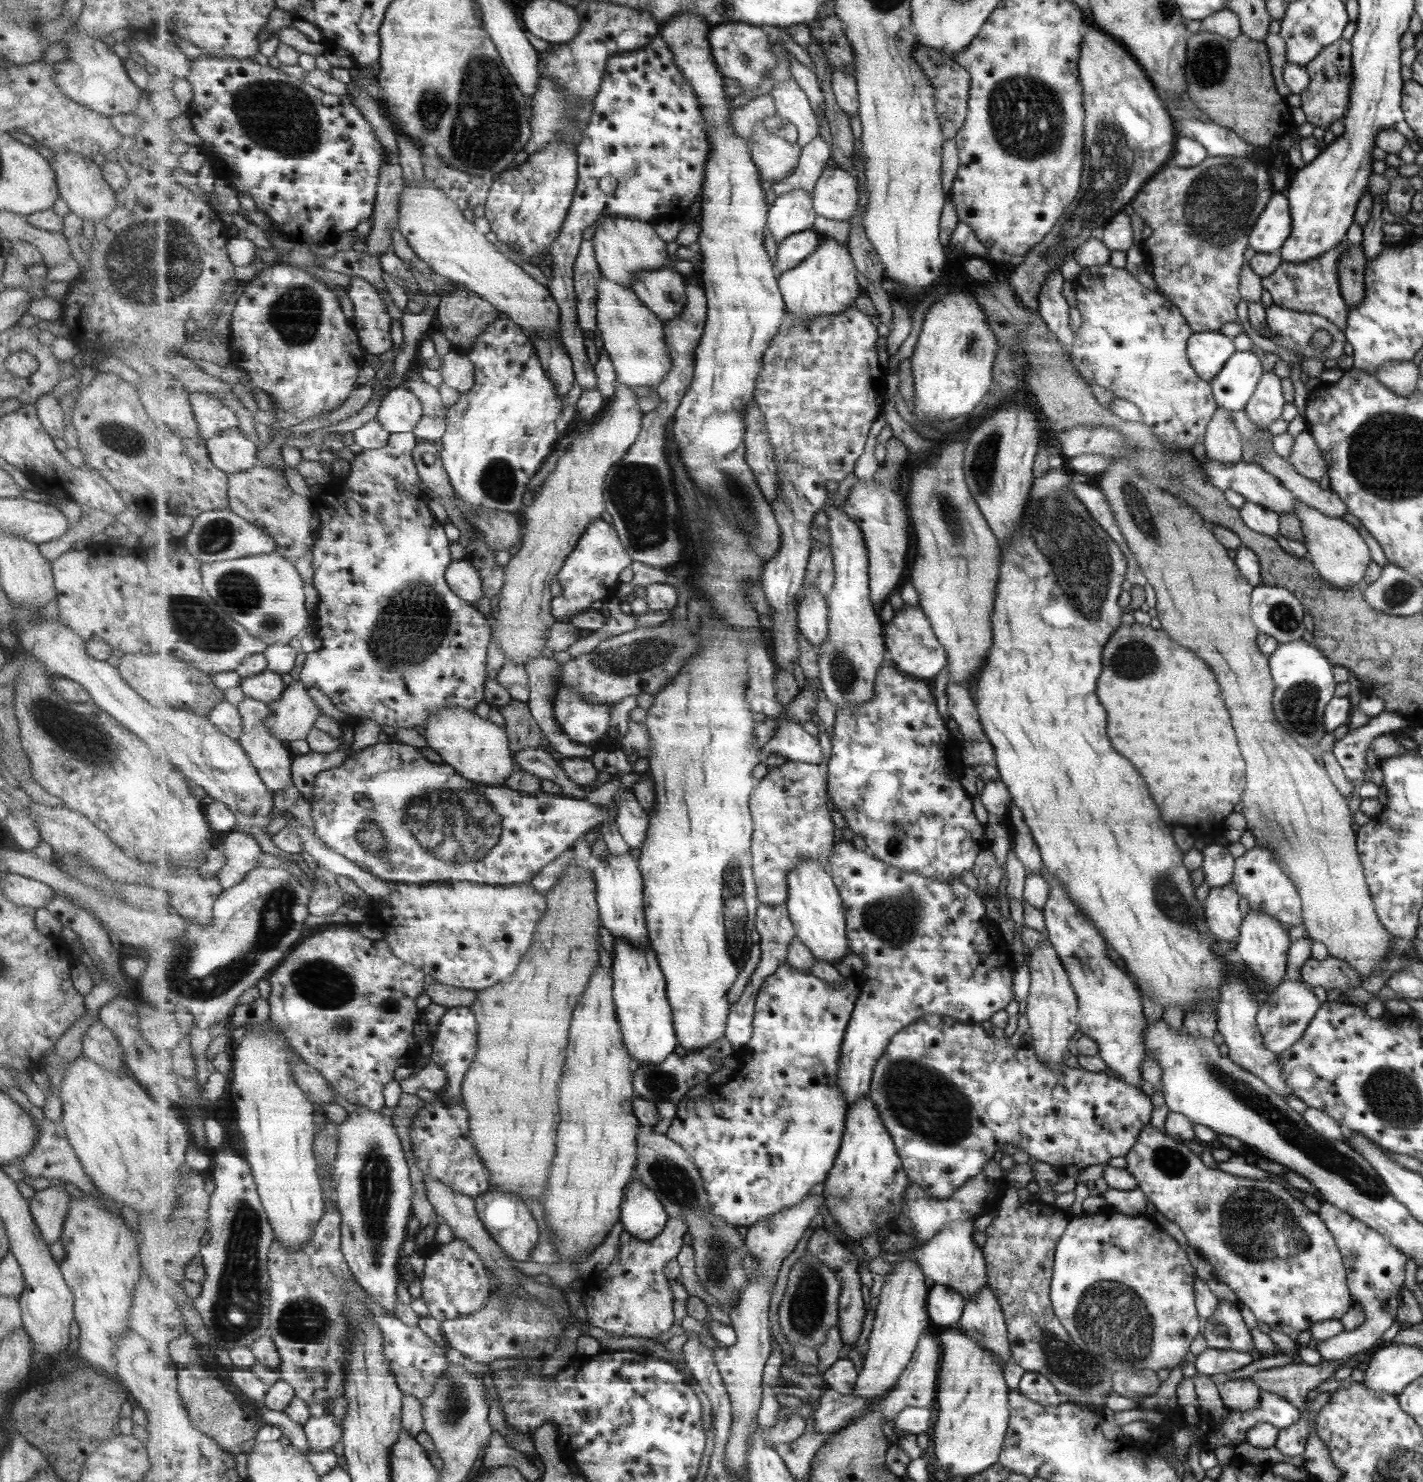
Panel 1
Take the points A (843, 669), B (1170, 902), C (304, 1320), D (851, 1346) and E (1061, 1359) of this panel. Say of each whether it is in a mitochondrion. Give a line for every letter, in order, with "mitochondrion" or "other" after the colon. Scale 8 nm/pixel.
A: mitochondrion
B: mitochondrion
C: mitochondrion
D: other
E: mitochondrion

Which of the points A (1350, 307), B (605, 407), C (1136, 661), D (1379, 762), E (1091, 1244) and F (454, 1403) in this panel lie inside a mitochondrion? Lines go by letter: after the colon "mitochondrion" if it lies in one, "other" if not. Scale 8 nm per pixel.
A: other
B: other
C: mitochondrion
D: other
E: other
F: mitochondrion

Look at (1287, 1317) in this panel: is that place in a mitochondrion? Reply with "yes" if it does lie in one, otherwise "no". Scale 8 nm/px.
no

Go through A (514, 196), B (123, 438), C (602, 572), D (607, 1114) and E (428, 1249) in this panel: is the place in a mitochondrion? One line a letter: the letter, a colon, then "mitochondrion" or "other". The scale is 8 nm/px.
A: other
B: mitochondrion
C: other
D: other
E: other

